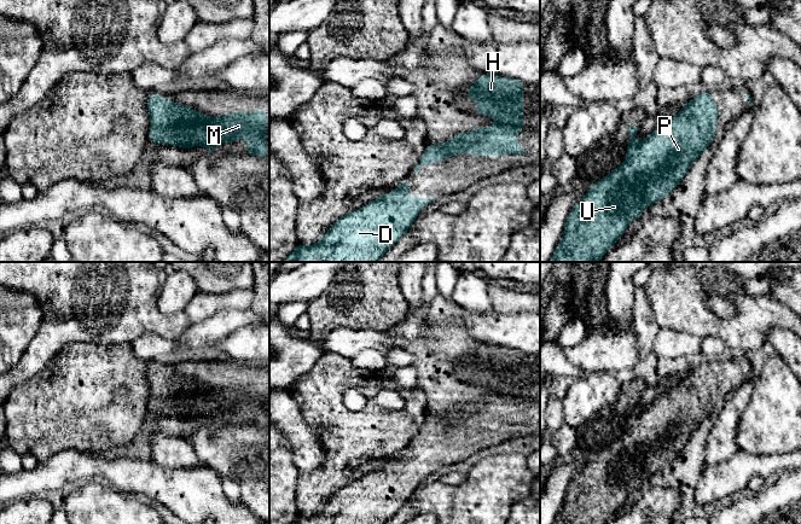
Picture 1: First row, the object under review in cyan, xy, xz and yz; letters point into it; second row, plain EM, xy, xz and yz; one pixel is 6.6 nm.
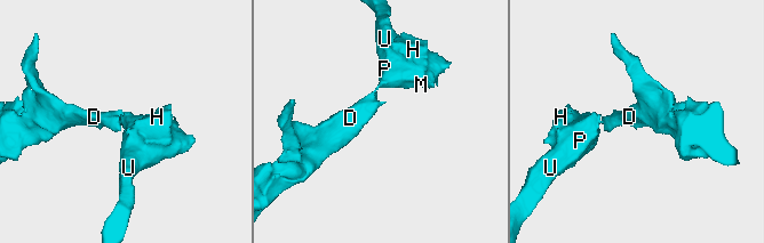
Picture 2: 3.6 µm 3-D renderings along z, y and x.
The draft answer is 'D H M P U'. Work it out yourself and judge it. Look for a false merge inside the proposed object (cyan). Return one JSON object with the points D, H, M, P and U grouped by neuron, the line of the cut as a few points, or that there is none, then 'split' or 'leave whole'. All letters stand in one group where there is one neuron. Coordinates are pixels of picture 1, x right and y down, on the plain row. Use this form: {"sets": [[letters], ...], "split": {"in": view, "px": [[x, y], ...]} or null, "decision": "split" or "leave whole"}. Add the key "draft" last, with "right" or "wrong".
{"sets": [["D", "H", "M", "P", "U"]], "split": null, "decision": "leave whole", "draft": "right"}

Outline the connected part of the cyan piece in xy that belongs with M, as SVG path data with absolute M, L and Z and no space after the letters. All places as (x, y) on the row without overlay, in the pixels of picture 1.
M156 361L149 367L147 377L152 394L149 411L153 413L178 415L182 419L192 419L195 415L205 417L207 423L209 420L215 420L225 411L233 413L245 407L248 411L248 424L267 429L267 407L265 404L267 383L265 380L242 384L230 383L225 388L209 388L188 377L172 373L164 366L158 367Z

